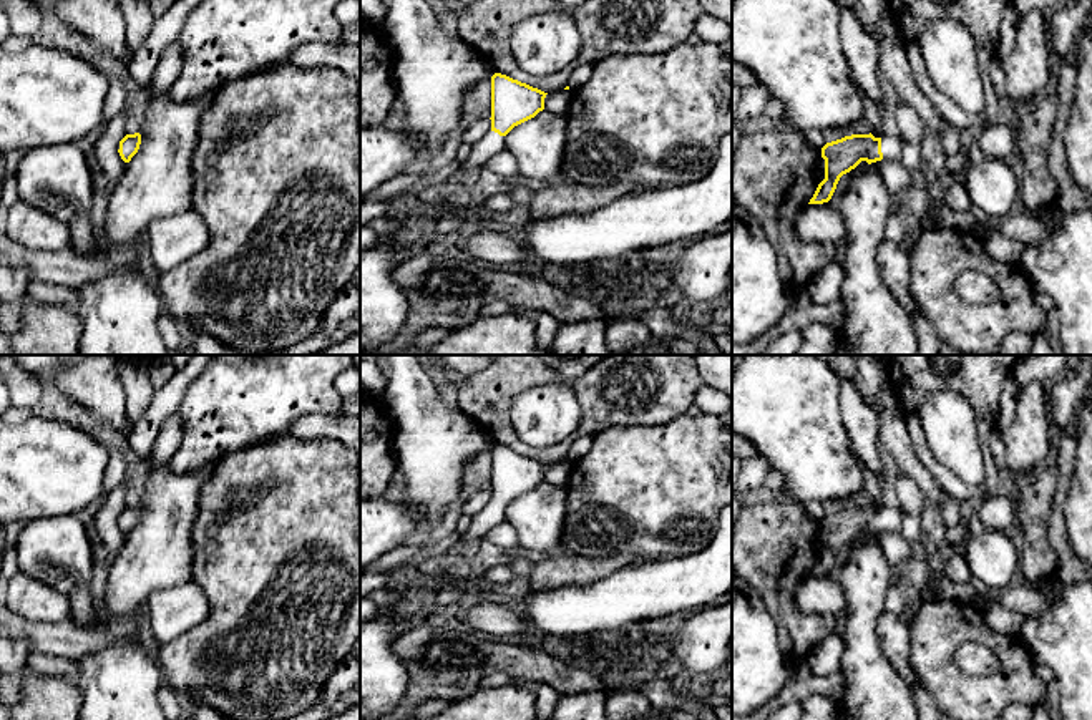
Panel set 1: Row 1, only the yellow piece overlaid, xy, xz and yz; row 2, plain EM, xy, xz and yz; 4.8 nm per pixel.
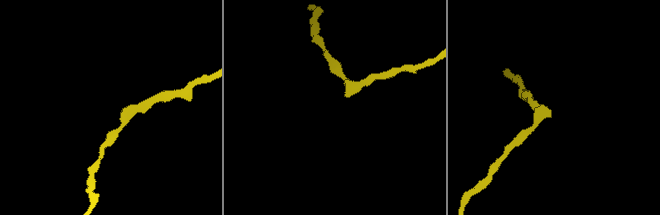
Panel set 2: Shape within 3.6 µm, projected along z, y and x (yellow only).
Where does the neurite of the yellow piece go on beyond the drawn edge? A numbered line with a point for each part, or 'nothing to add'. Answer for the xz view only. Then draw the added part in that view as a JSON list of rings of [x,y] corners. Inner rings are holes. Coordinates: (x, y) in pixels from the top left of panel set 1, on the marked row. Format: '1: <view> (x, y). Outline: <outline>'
1: xz (492, 143). Outline: [[[490,131],[481,141],[471,146],[468,159],[458,168],[446,189],[451,194],[461,194],[463,182],[483,169],[485,163],[501,149],[505,149],[505,136]]]

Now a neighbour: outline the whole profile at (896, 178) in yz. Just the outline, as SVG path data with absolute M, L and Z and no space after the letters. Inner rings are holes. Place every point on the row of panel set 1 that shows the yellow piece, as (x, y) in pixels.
M881 159L871 164L878 171L895 202L913 186L913 174L899 159Z

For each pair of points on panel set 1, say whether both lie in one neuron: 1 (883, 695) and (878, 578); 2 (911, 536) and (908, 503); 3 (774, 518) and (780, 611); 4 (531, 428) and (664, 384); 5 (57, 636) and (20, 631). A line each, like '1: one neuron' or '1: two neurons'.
1: one neuron
2: one neuron
3: one neuron
4: two neurons
5: one neuron

